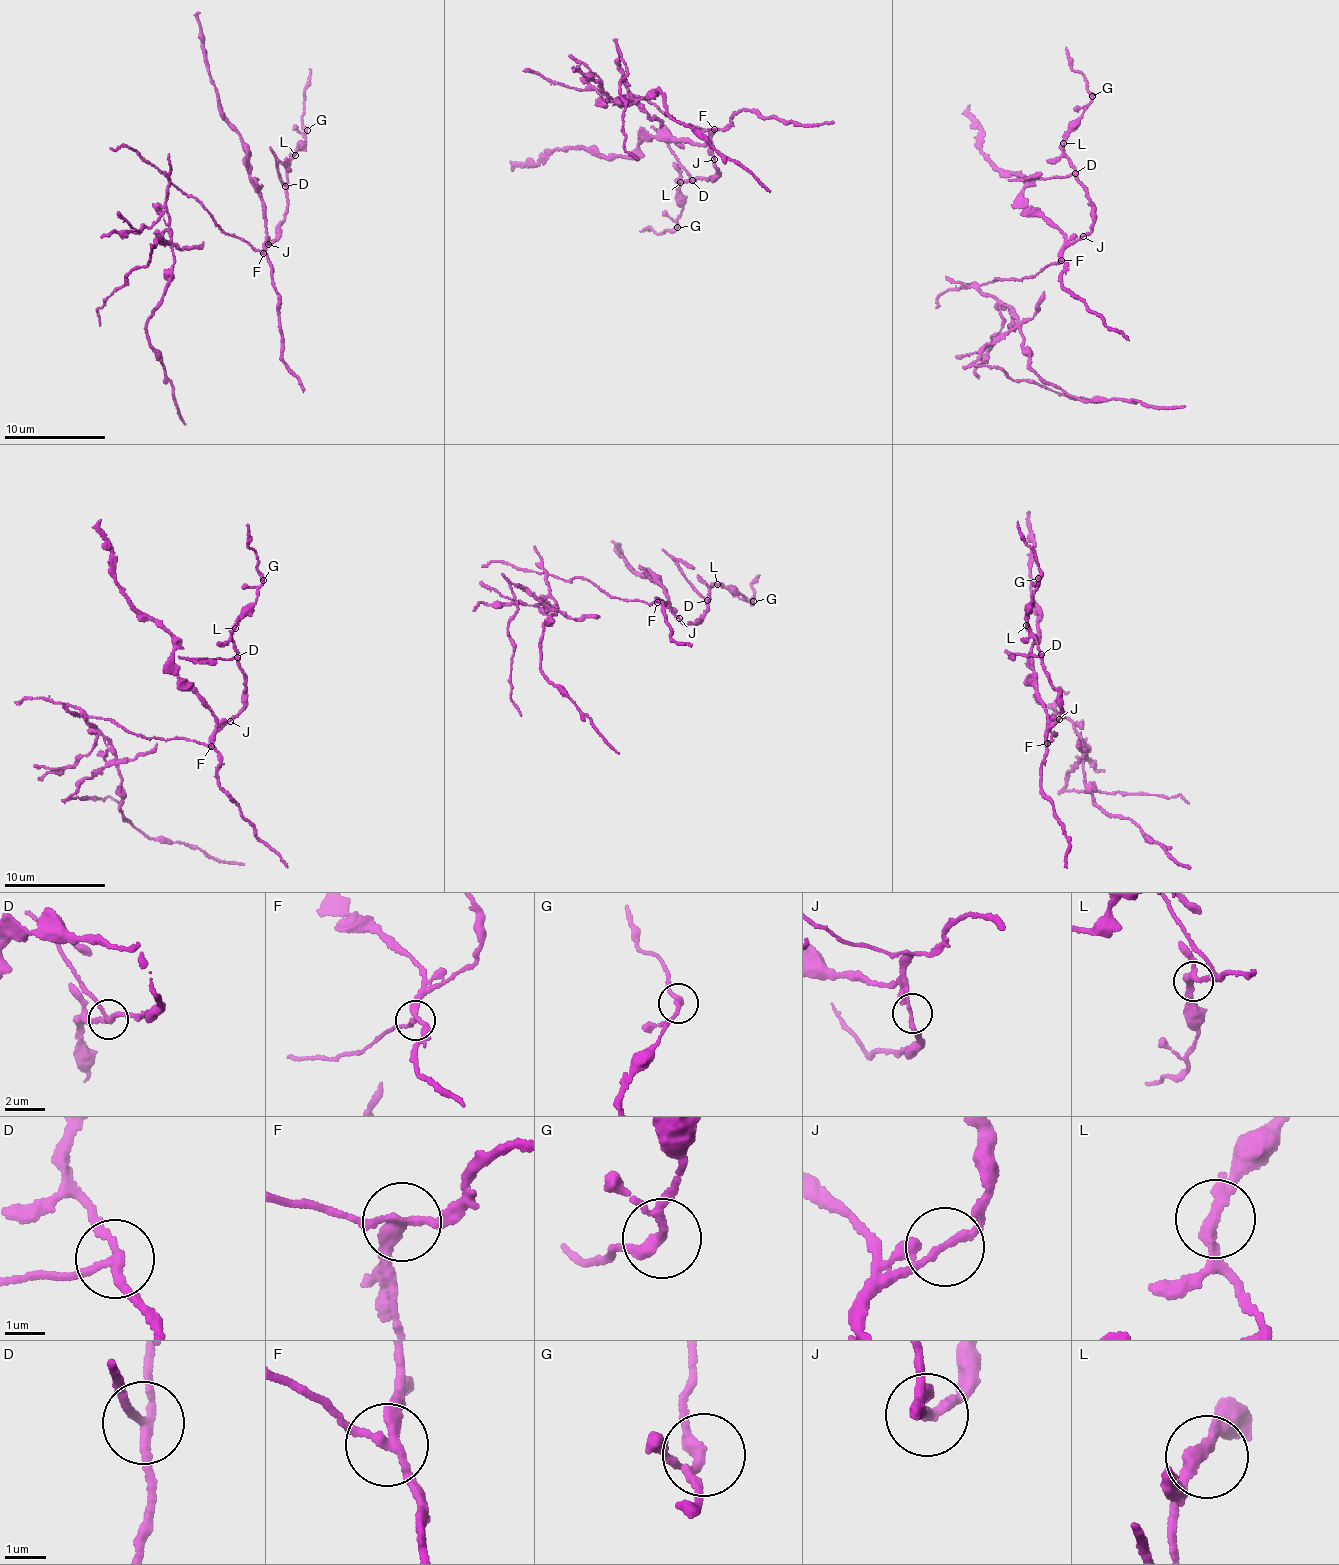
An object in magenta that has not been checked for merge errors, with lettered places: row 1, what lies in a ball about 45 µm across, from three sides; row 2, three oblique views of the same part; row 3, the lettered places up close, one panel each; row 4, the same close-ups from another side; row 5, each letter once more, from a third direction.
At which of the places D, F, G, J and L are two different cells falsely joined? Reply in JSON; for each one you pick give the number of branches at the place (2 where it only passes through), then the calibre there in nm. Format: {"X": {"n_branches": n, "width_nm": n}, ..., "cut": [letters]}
{"D": {"n_branches": 3, "width_nm": 190}, "F": {"n_branches": 3, "width_nm": 200}, "cut": ["D", "F"]}

